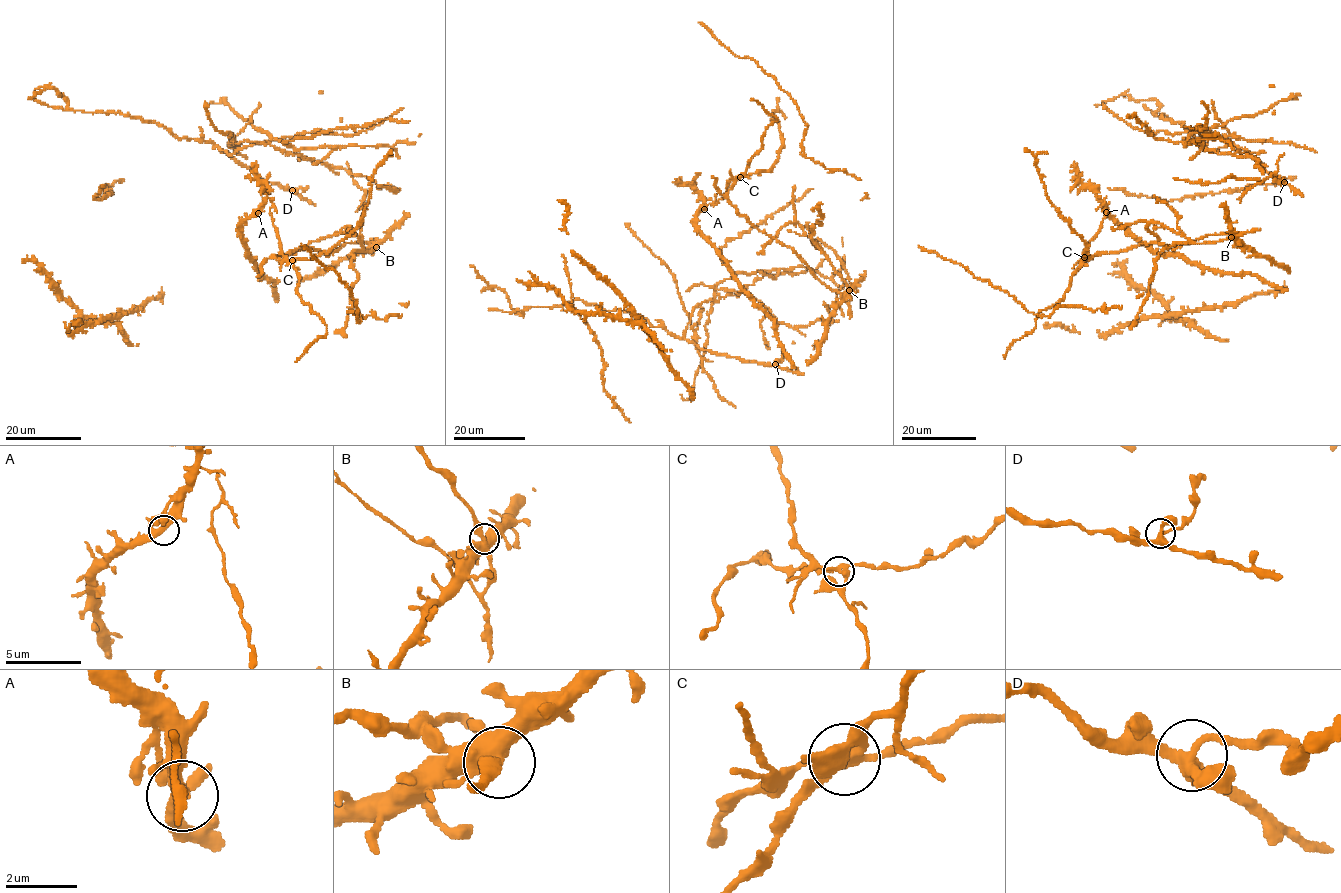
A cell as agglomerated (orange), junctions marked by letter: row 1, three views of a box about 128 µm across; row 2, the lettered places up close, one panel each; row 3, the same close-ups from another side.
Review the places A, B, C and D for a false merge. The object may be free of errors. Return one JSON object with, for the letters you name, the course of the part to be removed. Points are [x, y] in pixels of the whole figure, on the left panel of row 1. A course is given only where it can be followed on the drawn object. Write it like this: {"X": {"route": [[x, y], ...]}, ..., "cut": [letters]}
{"C": {"route": [[292, 260], [299, 282], [296, 293], [325, 323], [327, 332], [295, 361]]}, "cut": ["C"]}

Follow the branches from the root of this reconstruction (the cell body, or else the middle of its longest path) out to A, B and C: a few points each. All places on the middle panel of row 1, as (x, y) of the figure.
A: (810, 271), (793, 250), (739, 215), (727, 196), (734, 180), (728, 182), (717, 203), (705, 200), (704, 209)
B: (810, 271), (841, 294), (849, 290)
C: (810, 271), (793, 250), (739, 215), (727, 192), (740, 177)

